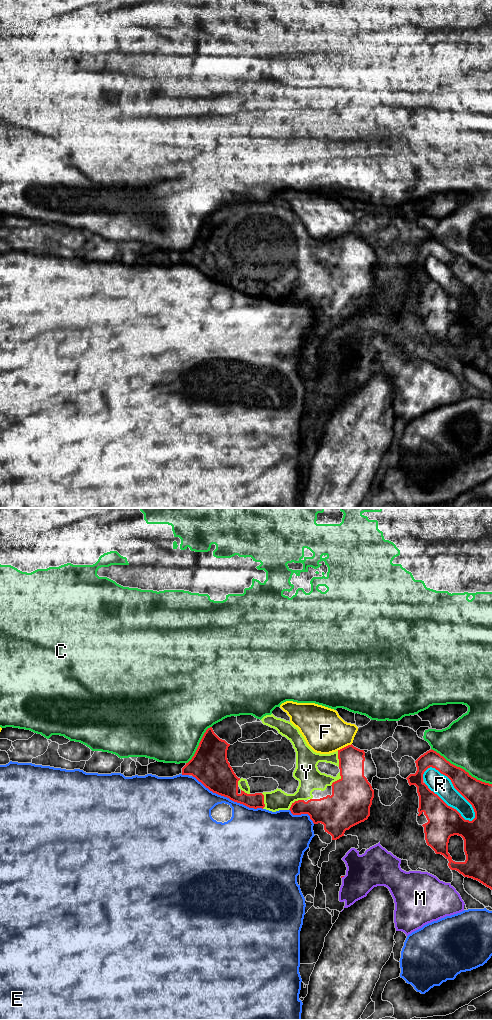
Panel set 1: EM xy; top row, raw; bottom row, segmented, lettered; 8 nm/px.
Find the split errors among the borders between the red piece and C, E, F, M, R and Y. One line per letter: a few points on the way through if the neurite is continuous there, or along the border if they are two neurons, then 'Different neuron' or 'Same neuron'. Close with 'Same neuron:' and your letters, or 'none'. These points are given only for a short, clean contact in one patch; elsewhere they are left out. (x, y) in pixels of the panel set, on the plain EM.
C: Different neuron
E: Different neuron
F: Different neuron
M: Different neuron
R: Different neuron
Y: Same neuron
Same neuron: Y

